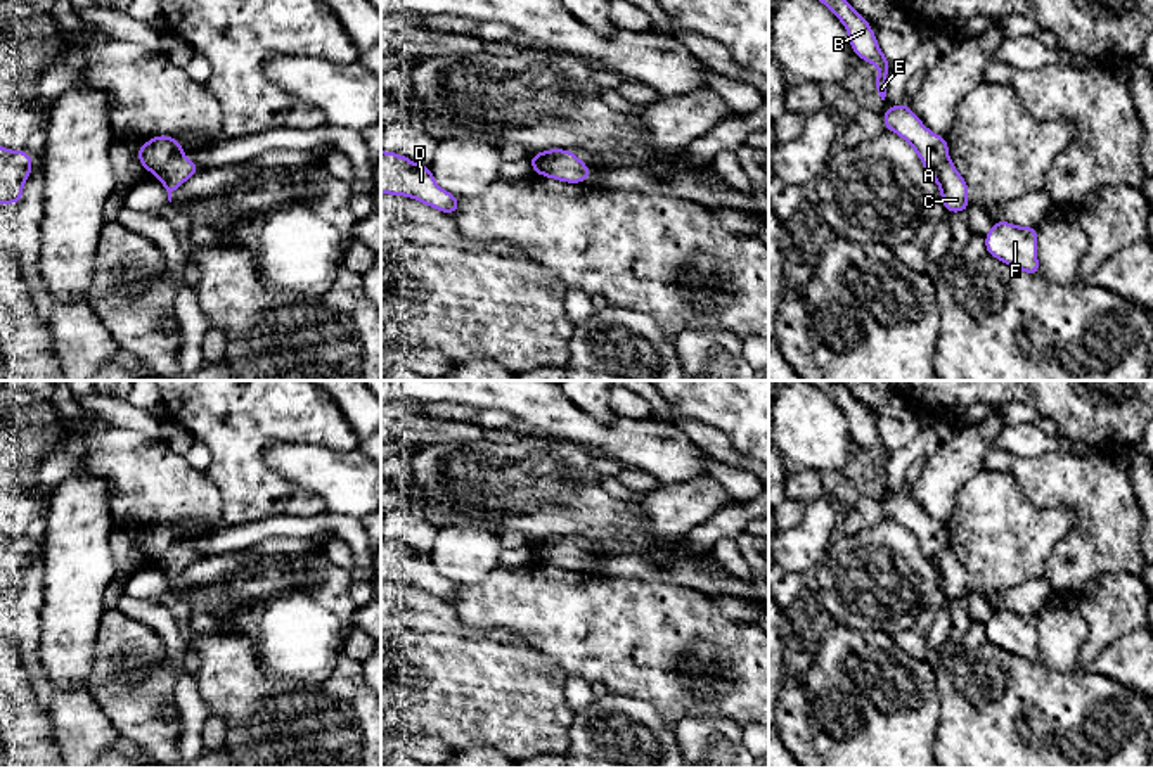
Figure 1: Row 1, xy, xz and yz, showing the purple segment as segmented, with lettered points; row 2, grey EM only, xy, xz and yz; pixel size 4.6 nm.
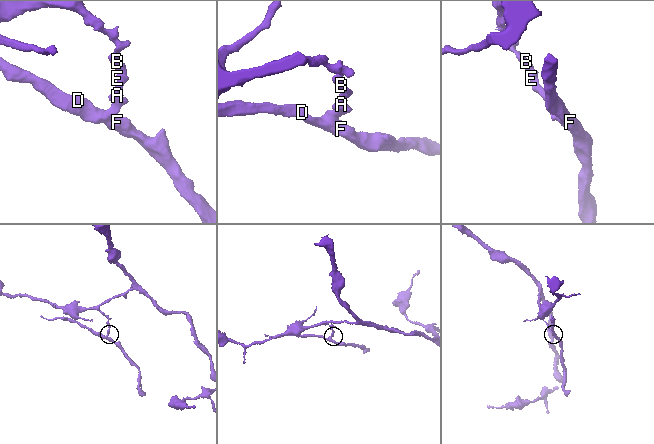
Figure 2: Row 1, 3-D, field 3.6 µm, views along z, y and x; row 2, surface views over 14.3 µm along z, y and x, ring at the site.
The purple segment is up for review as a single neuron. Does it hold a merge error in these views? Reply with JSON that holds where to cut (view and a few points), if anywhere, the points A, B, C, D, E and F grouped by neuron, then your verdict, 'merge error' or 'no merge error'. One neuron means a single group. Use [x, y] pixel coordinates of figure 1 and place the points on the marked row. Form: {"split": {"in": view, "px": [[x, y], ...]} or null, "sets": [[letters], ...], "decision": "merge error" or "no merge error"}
{"split": {"in": "xy", "px": [[180, 153], [156, 173]]}, "sets": [["A", "B", "E"], ["C", "D", "F"]], "decision": "merge error"}

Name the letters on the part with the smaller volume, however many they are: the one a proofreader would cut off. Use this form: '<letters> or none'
C, D, F

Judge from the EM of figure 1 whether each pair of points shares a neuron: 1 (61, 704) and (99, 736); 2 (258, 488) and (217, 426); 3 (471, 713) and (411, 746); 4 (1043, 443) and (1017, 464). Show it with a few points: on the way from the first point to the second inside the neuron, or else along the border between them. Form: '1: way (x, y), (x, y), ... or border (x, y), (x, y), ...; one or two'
1: way (70, 711), (90, 732); one
2: way (243, 473), (236, 466), (236, 445), (232, 441); one
3: border (399, 737), (428, 736), (461, 748); two
4: border (994, 447), (1020, 455), (1053, 450), (1065, 454); two

